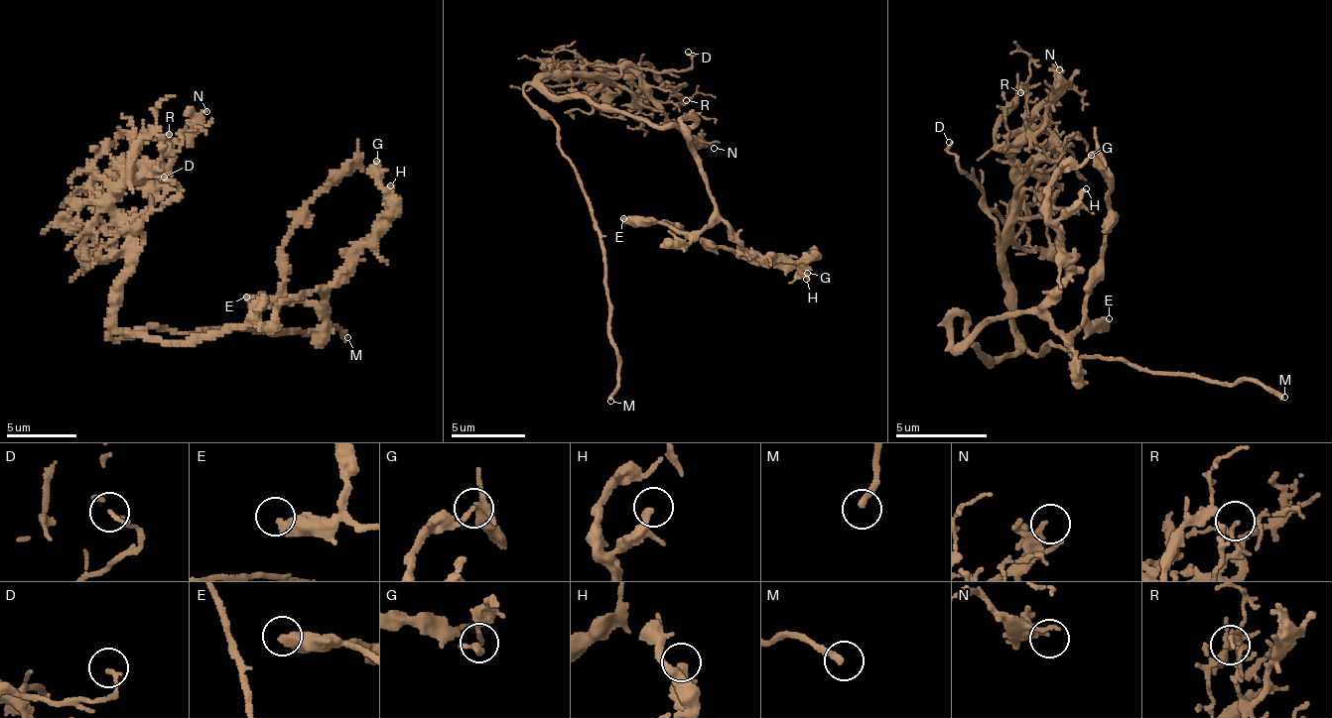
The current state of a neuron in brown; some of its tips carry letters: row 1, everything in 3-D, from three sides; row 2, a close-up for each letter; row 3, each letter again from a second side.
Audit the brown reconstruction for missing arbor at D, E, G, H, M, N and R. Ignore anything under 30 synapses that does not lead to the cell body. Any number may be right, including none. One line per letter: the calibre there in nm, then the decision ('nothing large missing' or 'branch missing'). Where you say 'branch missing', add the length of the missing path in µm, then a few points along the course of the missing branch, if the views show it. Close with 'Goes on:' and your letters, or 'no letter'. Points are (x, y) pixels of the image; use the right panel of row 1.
D: 120 nm thick; nothing large missing
E: 440 nm thick; nothing large missing
G: 110 nm thick; nothing large missing
H: 220 nm thick; nothing large missing
M: 240 nm thick; branch missing; about 20 µm are missing
N: 200 nm thick; nothing large missing
R: 140 nm thick; nothing large missing
Goes on: M

